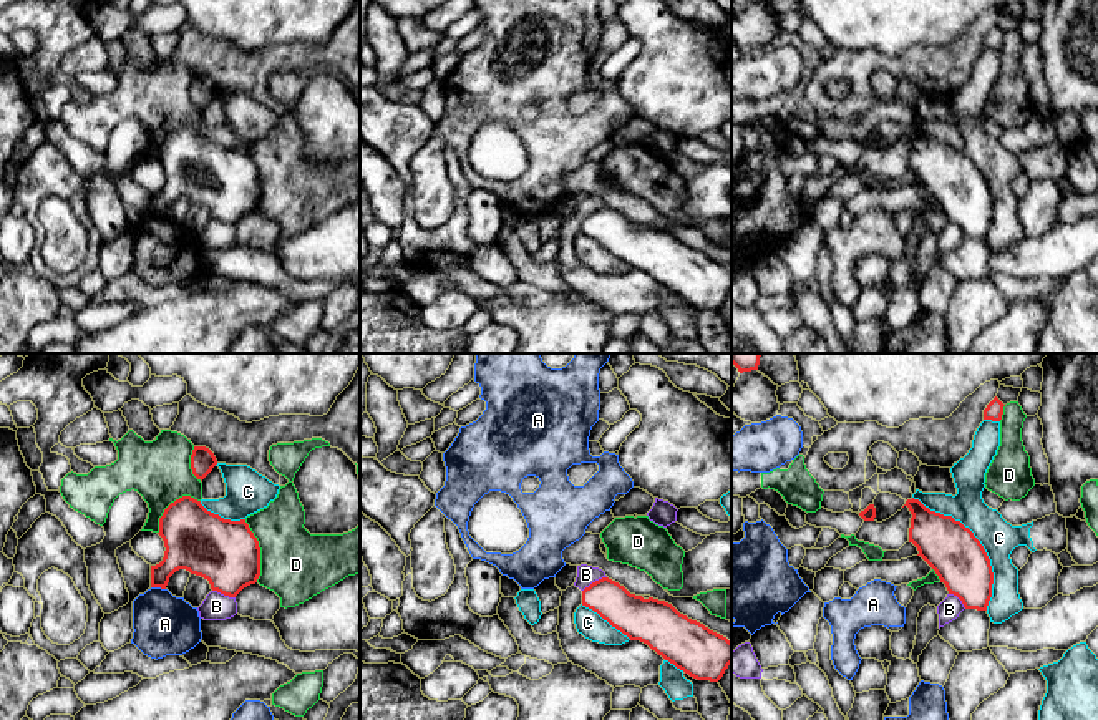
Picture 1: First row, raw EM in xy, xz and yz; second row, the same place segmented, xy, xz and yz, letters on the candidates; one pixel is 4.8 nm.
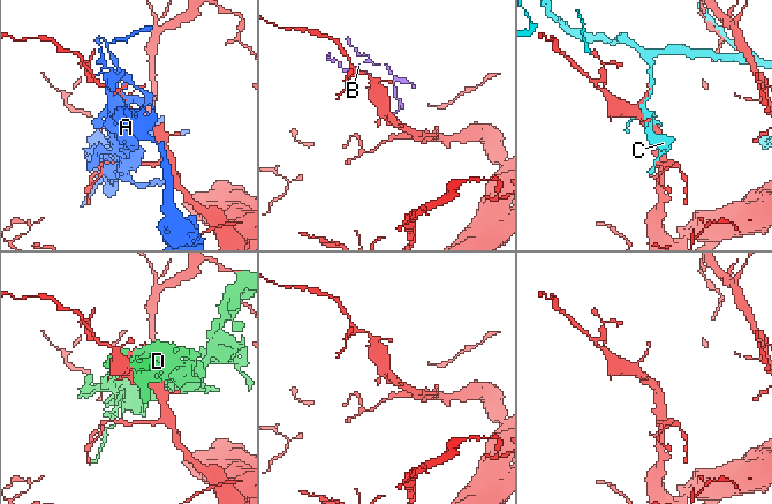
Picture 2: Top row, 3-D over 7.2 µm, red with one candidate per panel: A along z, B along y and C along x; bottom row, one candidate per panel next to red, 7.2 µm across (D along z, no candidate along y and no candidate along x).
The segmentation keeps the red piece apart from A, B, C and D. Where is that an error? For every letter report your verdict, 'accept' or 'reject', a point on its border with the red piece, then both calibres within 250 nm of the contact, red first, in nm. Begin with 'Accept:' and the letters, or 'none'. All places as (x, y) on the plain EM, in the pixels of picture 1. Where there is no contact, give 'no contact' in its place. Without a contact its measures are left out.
Accept: none
A: reject | xy (158, 214) | 240/300 nm
B: reject | xz (596, 209) | 200/100 nm
C: reject | yz (979, 170) | 260/180 nm
D: reject | xy (259, 180) | 320/340 nm

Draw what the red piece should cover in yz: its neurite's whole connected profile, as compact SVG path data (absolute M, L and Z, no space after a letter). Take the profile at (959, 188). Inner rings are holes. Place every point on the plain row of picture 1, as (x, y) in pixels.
M907 128L904 134L912 143L909 171L917 176L917 184L965 237L987 239L994 201L980 169L960 149L930 139L919 128Z

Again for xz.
M609 206L582 219L582 234L697 309L718 310L731 292L731 270L726 265L665 229L630 222Z

